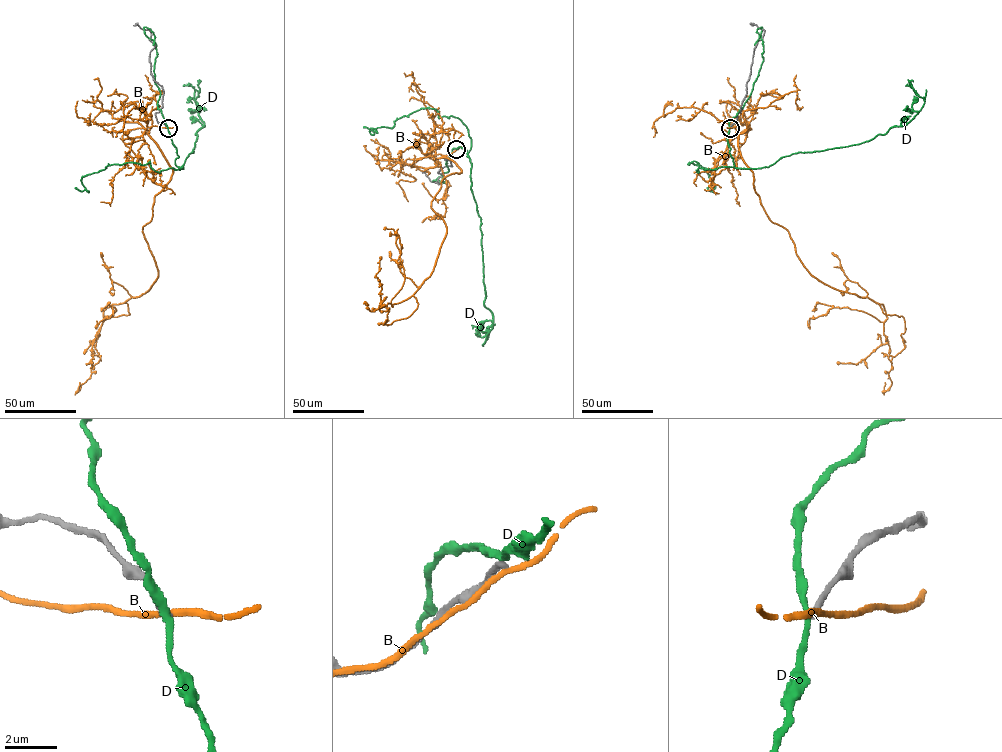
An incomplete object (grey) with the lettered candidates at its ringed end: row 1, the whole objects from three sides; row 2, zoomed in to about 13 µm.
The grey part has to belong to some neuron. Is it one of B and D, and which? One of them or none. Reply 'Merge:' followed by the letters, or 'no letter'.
Merge: no letter

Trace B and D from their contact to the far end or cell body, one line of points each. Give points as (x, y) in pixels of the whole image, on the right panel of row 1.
B: (730, 127), (760, 204), (806, 269), (904, 320), (904, 348), (889, 356), (885, 382)
D: (729, 128), (734, 167), (769, 167), (793, 154), (859, 144), (904, 126), (924, 103), (909, 84)

